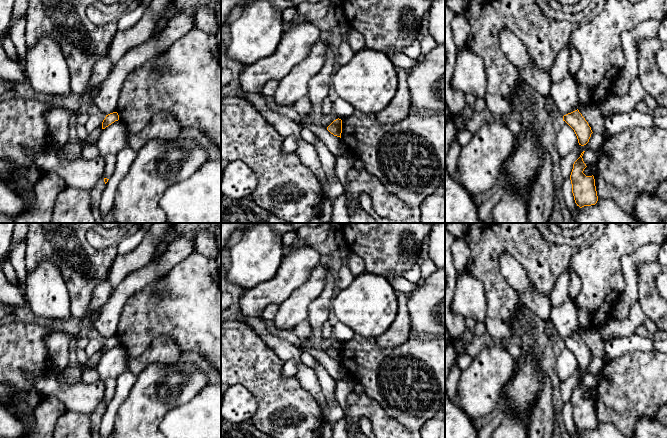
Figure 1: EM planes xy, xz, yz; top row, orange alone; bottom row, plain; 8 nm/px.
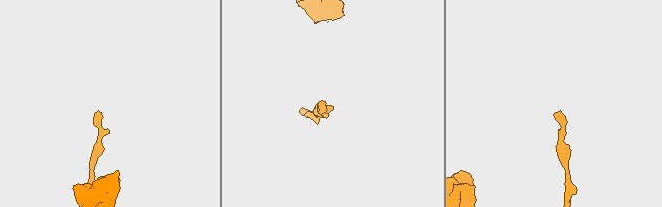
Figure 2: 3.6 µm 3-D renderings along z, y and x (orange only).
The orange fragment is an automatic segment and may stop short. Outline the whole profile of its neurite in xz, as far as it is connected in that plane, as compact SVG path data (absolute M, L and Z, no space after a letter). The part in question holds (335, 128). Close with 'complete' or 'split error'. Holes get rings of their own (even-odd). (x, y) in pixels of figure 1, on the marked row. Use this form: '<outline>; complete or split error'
M336 119L334 120L328 127L327 130L333 134L334 136L340 137L341 138L341 133L342 133L342 120L341 119Z; complete

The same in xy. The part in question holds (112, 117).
M113 112L106 115L105 119L102 122L102 129L105 129L106 127L108 127L109 125L118 120L119 120L119 115L117 112Z; complete

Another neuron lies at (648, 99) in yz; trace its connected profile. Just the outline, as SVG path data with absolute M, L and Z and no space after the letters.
M648 93L645 95L643 102L645 102L651 110L656 110L659 107L657 101Z

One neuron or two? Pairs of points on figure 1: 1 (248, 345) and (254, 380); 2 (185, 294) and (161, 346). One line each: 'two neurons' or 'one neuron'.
1: one neuron
2: two neurons

